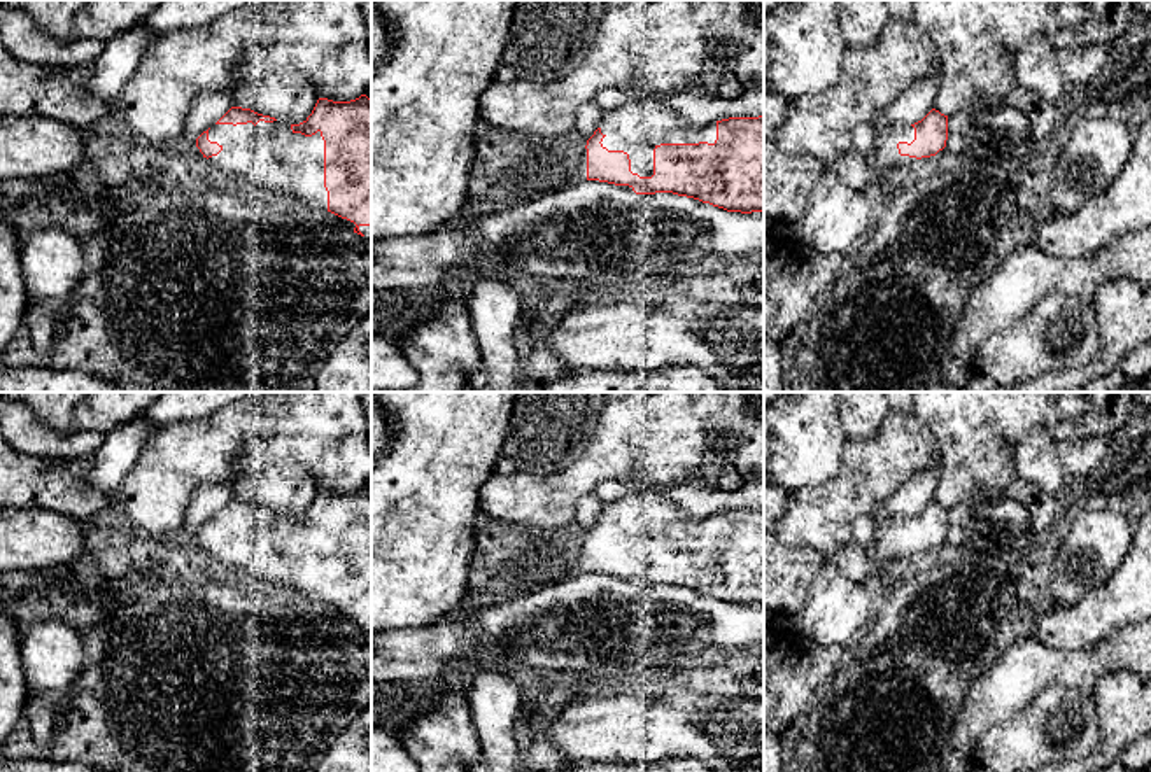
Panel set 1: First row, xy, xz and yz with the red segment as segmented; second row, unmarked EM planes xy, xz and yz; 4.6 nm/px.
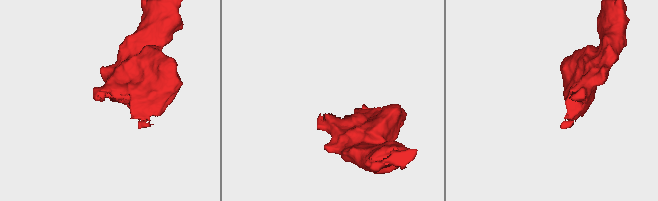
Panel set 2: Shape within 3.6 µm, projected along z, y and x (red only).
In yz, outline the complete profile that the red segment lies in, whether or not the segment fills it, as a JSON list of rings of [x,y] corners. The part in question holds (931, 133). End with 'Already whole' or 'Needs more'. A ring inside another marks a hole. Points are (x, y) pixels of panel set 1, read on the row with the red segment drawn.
[[[932,109],[922,121],[911,124],[914,128],[914,140],[911,144],[899,142],[900,156],[930,158],[946,147],[948,140],[948,116]]]. Already whole

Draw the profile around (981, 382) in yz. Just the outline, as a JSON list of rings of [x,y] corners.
[[[979,373],[965,385],[951,385],[950,382],[943,380],[932,385],[923,387],[918,392],[995,392],[997,385],[990,376]]]

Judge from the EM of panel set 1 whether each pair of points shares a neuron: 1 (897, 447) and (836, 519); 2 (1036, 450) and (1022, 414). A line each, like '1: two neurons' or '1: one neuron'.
1: one neuron
2: two neurons

